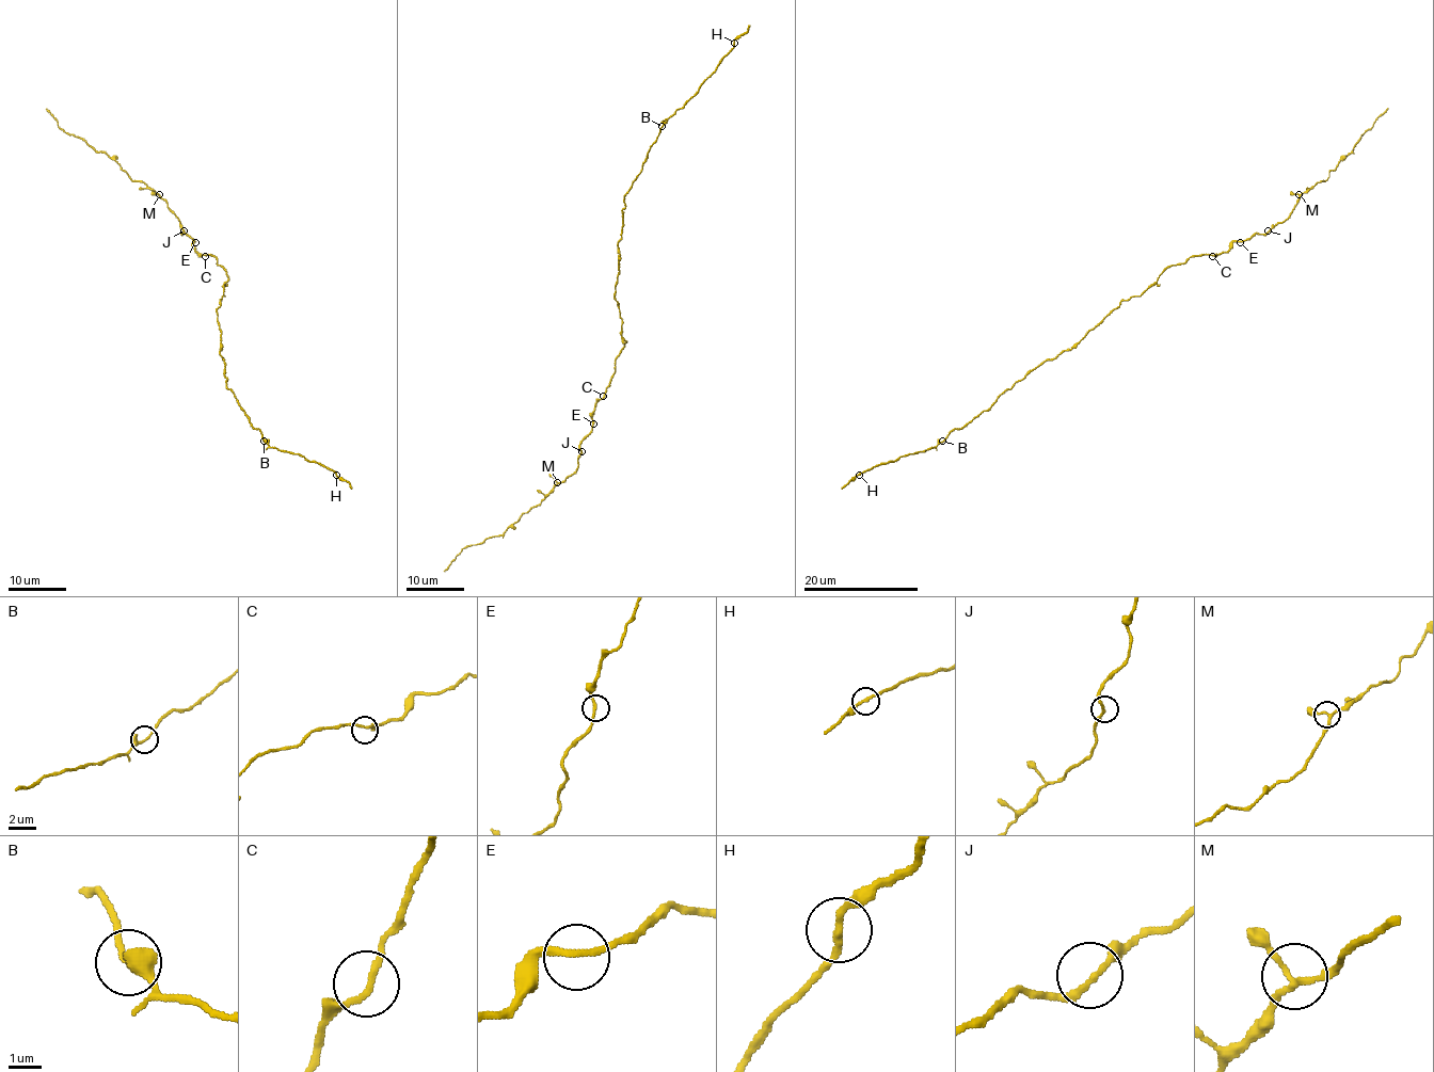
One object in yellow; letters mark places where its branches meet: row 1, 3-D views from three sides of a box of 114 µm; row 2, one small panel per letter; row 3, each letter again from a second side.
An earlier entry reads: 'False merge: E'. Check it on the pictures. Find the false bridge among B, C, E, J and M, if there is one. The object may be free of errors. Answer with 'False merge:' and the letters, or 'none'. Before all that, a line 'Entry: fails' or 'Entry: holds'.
Entry: fails
False merge: none

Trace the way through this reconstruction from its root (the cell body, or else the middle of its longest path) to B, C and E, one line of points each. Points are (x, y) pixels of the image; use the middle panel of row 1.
B: (621, 317), (615, 284), (625, 195), (642, 171), (663, 126)
C: (621, 317), (622, 337), (626, 342), (615, 360), (615, 372), (603, 396)
E: (621, 317), (622, 337), (626, 342), (615, 360), (615, 372), (606, 393), (592, 413), (593, 424)

